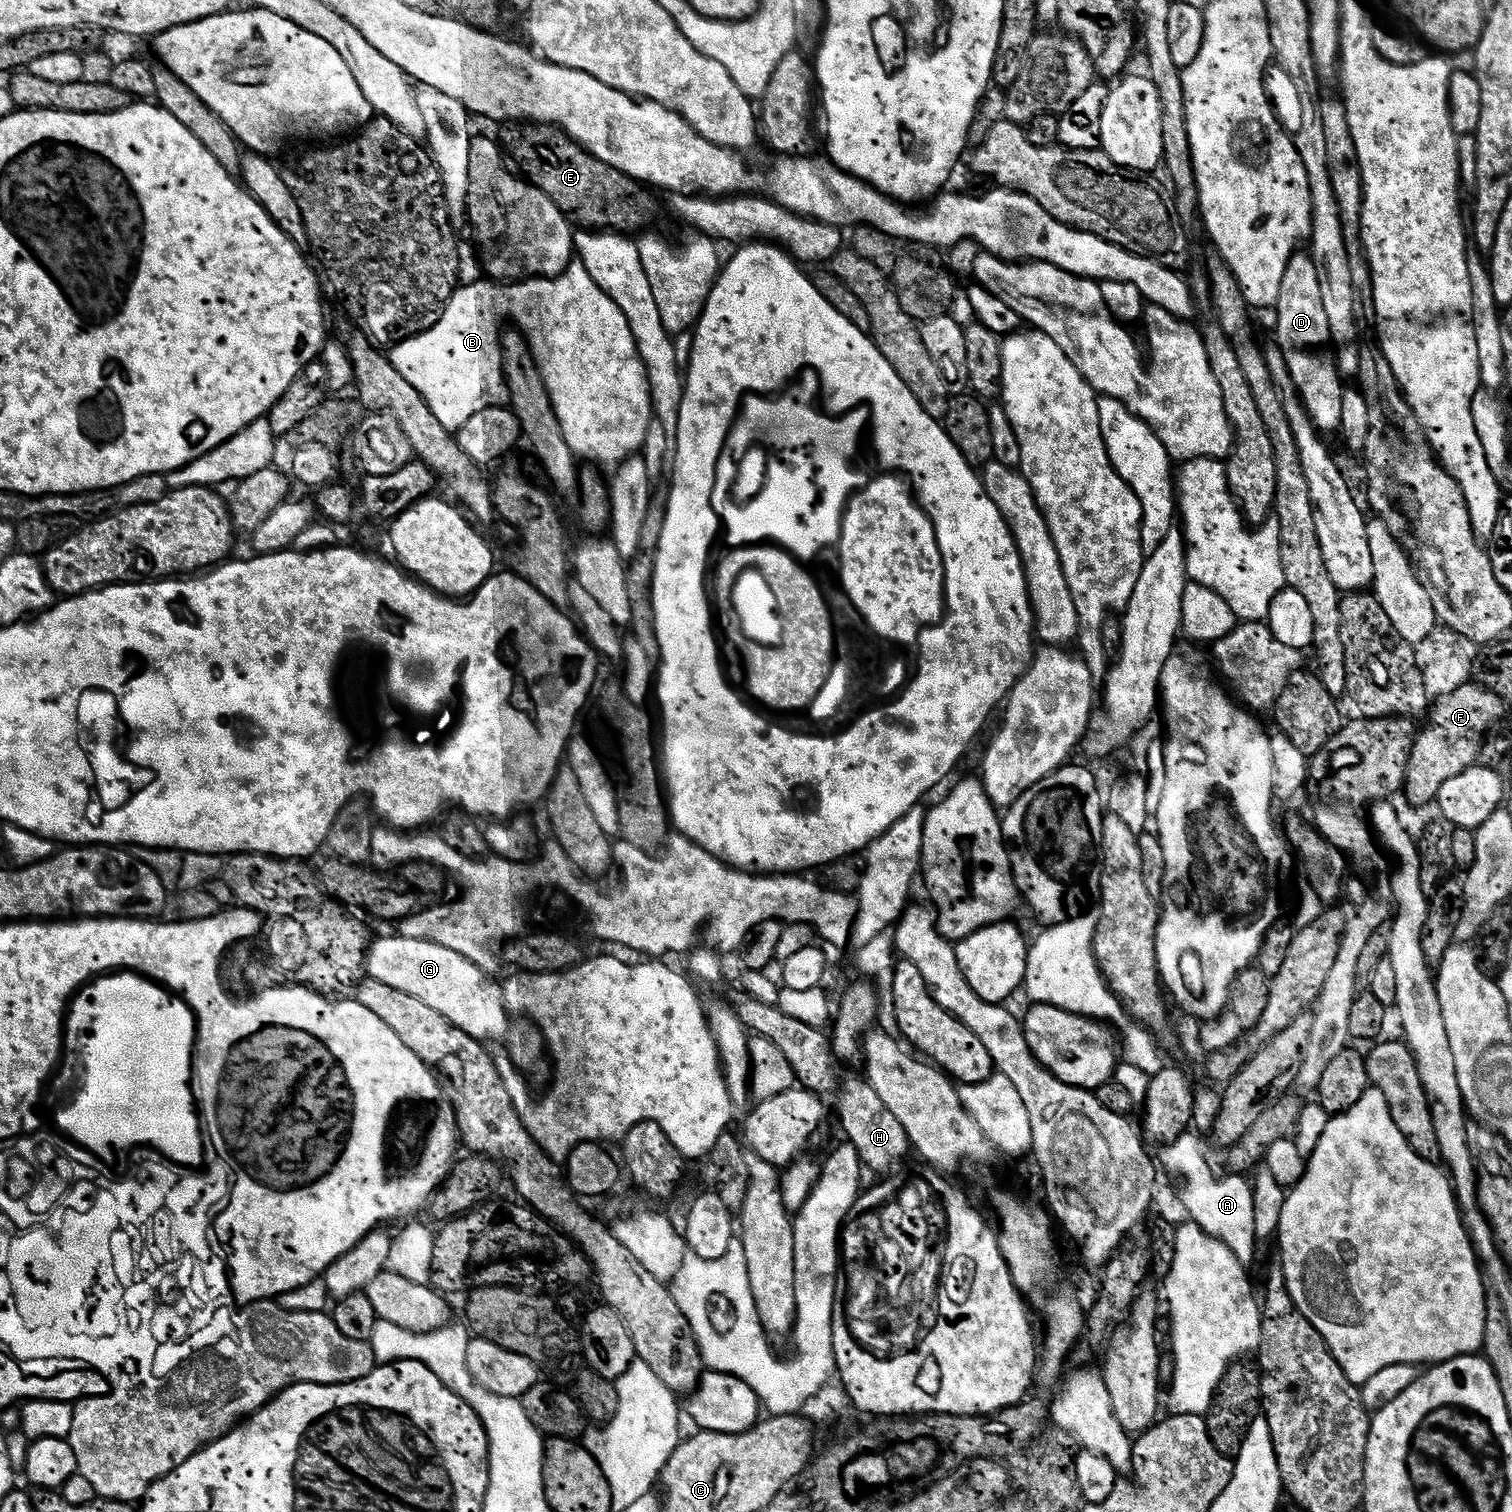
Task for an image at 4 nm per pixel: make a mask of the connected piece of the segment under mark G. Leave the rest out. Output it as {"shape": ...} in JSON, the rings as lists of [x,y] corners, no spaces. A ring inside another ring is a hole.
{"shape":[[[399,934],[373,939],[366,957],[366,972],[371,979],[386,982],[386,986],[394,986],[394,990],[402,990],[426,1002],[426,1006],[438,1010],[442,1018],[454,1022],[458,1030],[466,1030],[466,1034],[478,1041],[504,1040],[508,1036],[507,1055],[525,1074],[546,1060],[546,1045],[540,1029],[528,1022],[516,1022],[520,1024],[512,1028],[513,1017],[504,1005],[503,987],[495,984],[493,977],[474,962],[454,950],[446,950],[446,946]]]}

